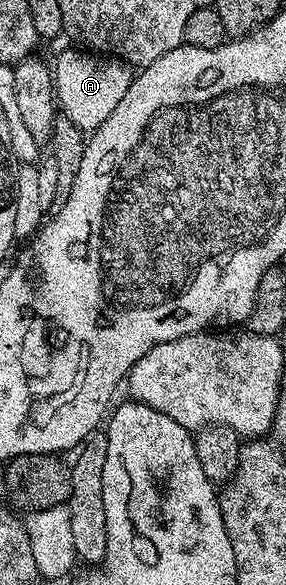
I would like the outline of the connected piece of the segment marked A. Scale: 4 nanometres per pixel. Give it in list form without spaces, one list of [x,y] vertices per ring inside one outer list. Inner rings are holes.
[[[84,48],[76,49],[80,50],[62,51],[56,58],[56,64],[54,62],[55,95],[62,114],[80,131],[91,132],[103,124],[114,108],[118,108],[134,74],[129,63],[119,58],[89,52]]]

